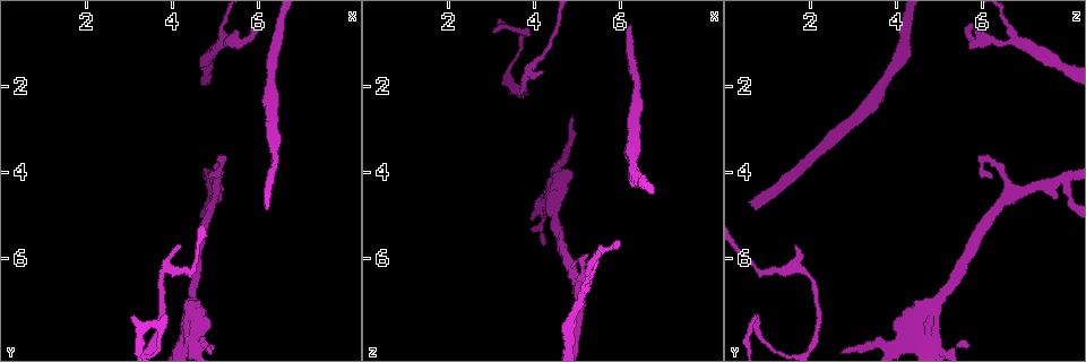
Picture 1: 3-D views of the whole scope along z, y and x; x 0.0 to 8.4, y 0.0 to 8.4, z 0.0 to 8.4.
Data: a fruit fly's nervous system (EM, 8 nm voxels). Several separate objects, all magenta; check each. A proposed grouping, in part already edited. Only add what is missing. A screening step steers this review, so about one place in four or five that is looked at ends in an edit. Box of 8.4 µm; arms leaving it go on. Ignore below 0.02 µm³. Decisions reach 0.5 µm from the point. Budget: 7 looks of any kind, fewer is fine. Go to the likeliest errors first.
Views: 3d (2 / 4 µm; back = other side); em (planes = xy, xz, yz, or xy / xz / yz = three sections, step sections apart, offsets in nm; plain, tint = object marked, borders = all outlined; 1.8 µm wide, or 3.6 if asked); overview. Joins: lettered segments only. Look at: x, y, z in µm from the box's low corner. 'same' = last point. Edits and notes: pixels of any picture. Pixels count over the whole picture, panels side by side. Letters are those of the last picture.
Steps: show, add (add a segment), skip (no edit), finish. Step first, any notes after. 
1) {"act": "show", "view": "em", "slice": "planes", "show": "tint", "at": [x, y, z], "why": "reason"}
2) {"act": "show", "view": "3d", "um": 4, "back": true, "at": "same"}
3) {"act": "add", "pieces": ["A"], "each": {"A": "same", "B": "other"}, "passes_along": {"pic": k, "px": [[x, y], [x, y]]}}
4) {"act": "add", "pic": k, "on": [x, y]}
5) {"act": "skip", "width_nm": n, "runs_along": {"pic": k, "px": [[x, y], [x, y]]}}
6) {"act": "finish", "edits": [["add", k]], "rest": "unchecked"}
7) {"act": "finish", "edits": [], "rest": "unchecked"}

{"act": "show", "view": "em", "slice": "planes", "show": "tint", "at": [6.20, 4.85, 0.70], "why": "end of a long branch"}

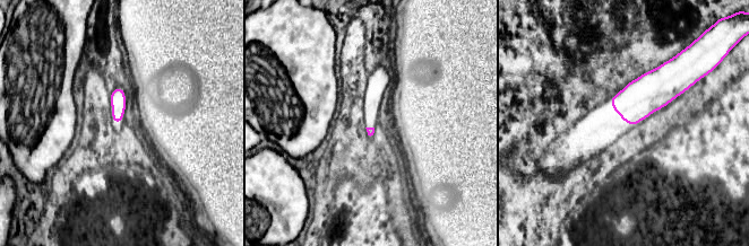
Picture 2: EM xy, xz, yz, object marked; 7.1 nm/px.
{"act": "show", "view": "em", "slice": "planes", "show": "borders", "at": "same"}

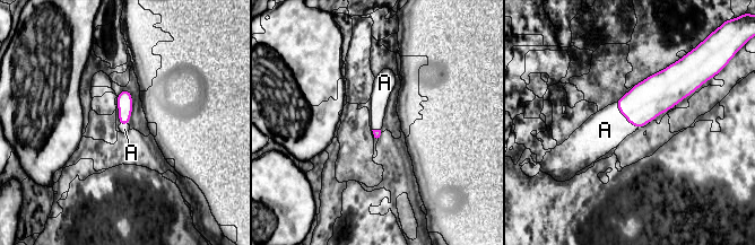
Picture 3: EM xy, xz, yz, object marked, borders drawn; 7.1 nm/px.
{"act": "add", "pieces": ["A"], "each": {"A": "same"}, "passes_along": {"pic": 3, "px": [[645, 101], [624, 115], [605, 130]]}, "found": "it goes on there"}

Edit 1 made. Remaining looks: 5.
{"act": "show", "view": "3d", "um": 2, "at": [4.55, 7.35, 4.50], "why": "a fork"}

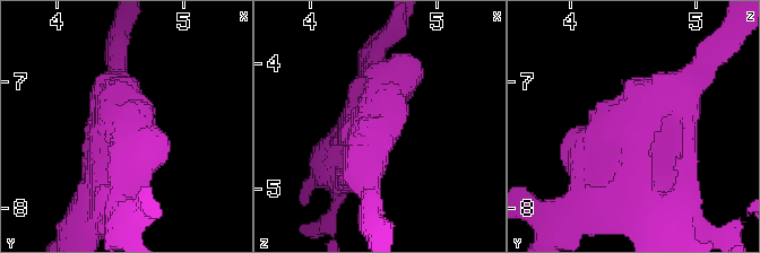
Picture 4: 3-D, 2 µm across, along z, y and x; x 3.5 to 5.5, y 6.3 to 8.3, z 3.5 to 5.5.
{"act": "show", "view": "em", "slice": "planes", "show": "borders", "at": [4.54, 7.32, 4.50], "why": "shape alone is not enough"}

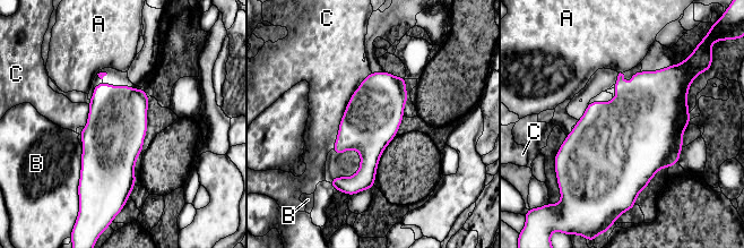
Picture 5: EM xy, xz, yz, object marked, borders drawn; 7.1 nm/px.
{"act": "skip", "longest_contact_nm": ["C", 600], "each": {"A": "other", "B": "other", "C": "other"}, "border": {"pic": 5, "px": [[371, 71], [349, 99], [331, 148]]}, "found": "none of them fits"}

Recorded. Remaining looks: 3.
{"act": "show", "view": "em", "slice": "xz", "step": 8, "show": "borders", "at": [4.90, 4.20, 6.25], "why": "free end"}

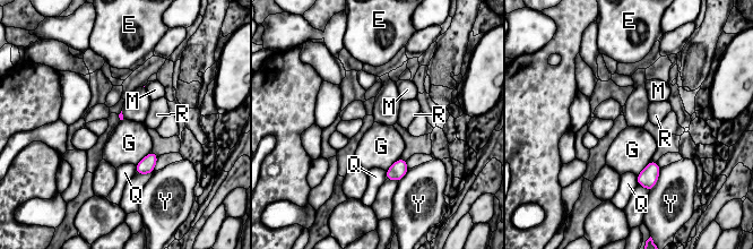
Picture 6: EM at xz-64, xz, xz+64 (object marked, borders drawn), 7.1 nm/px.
{"act": "skip", "each": {"E": "other", "G": "other", "M": "other", "Q": "other", "R": "other", "Y": "other"}, "border": {"pic": 6, "px": [[152, 149], [135, 164]]}, "found": "no lettered segment goes on from it"}

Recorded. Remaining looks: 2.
{"act": "finish", "edits": [["add", 3]], "rest": "unchecked"}

